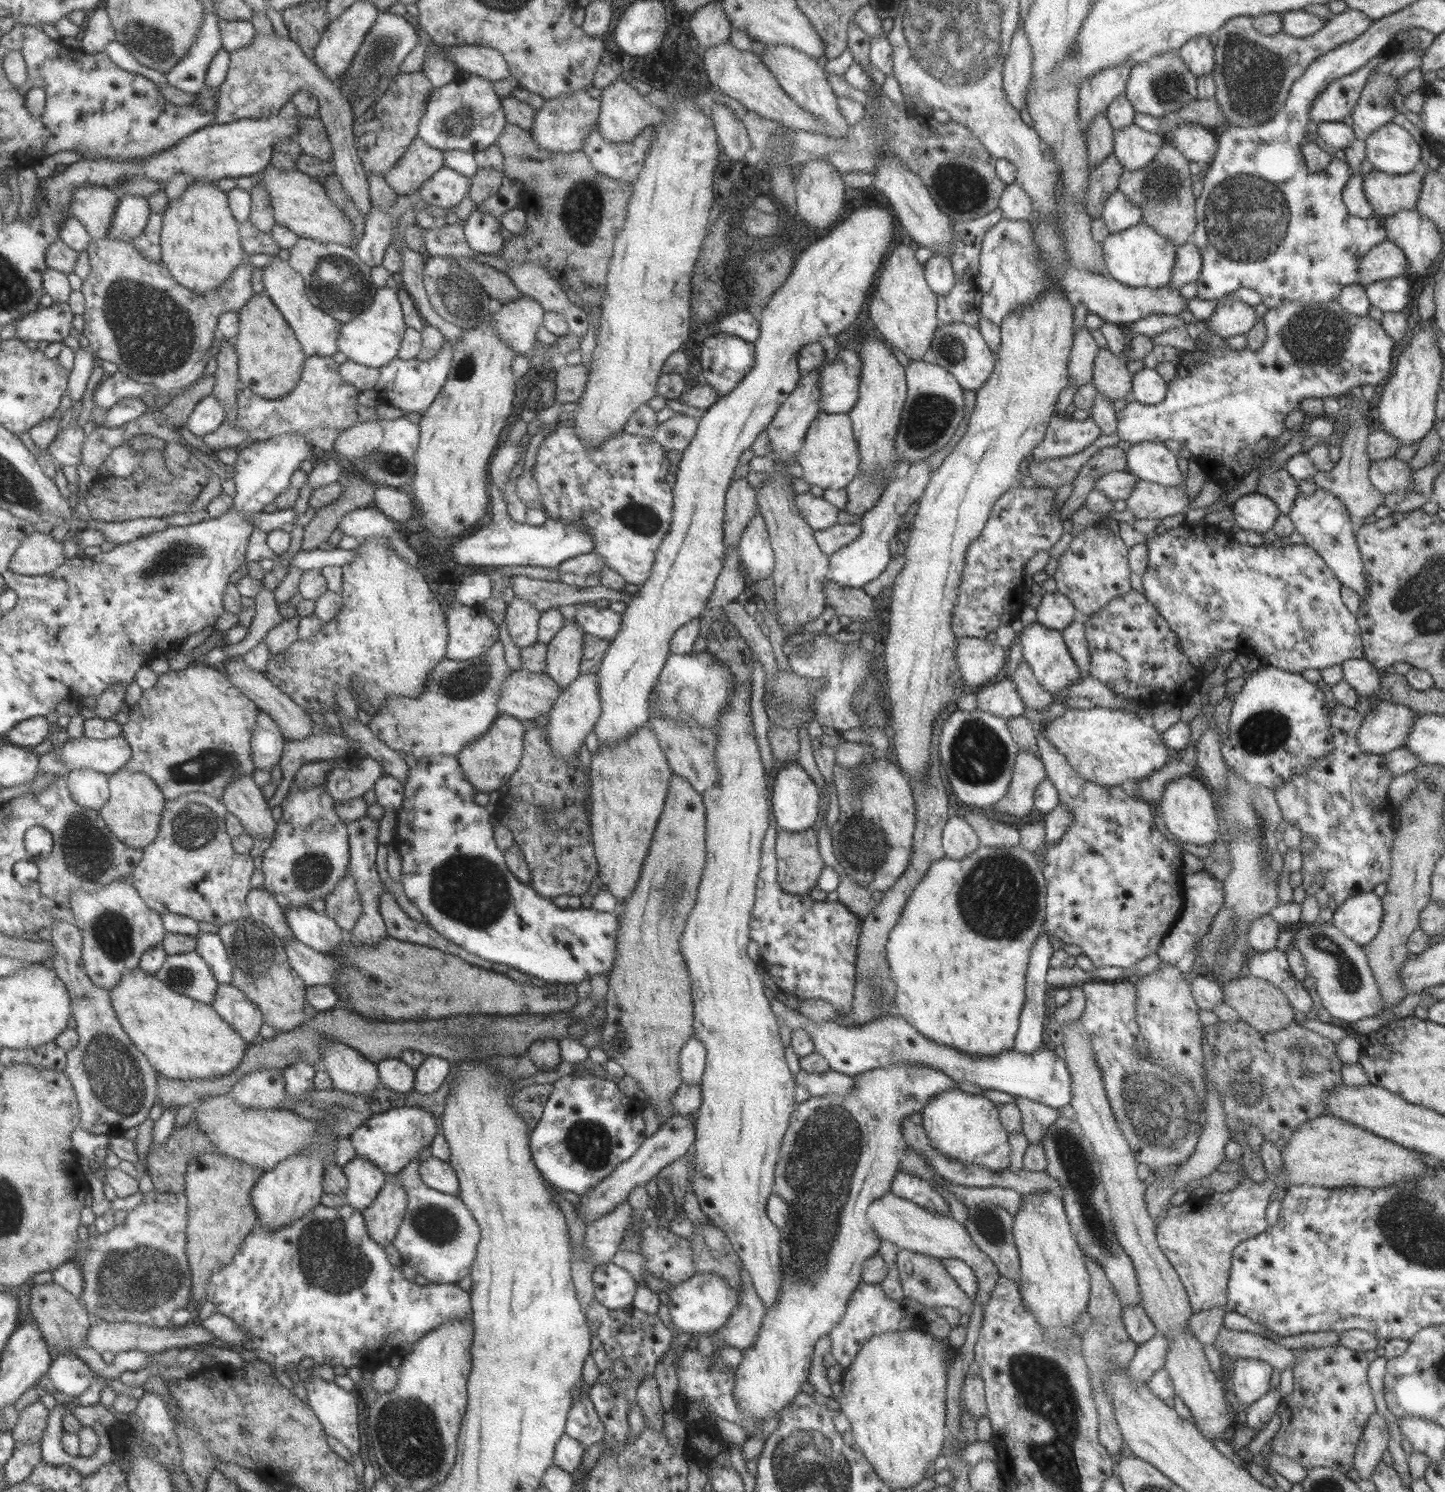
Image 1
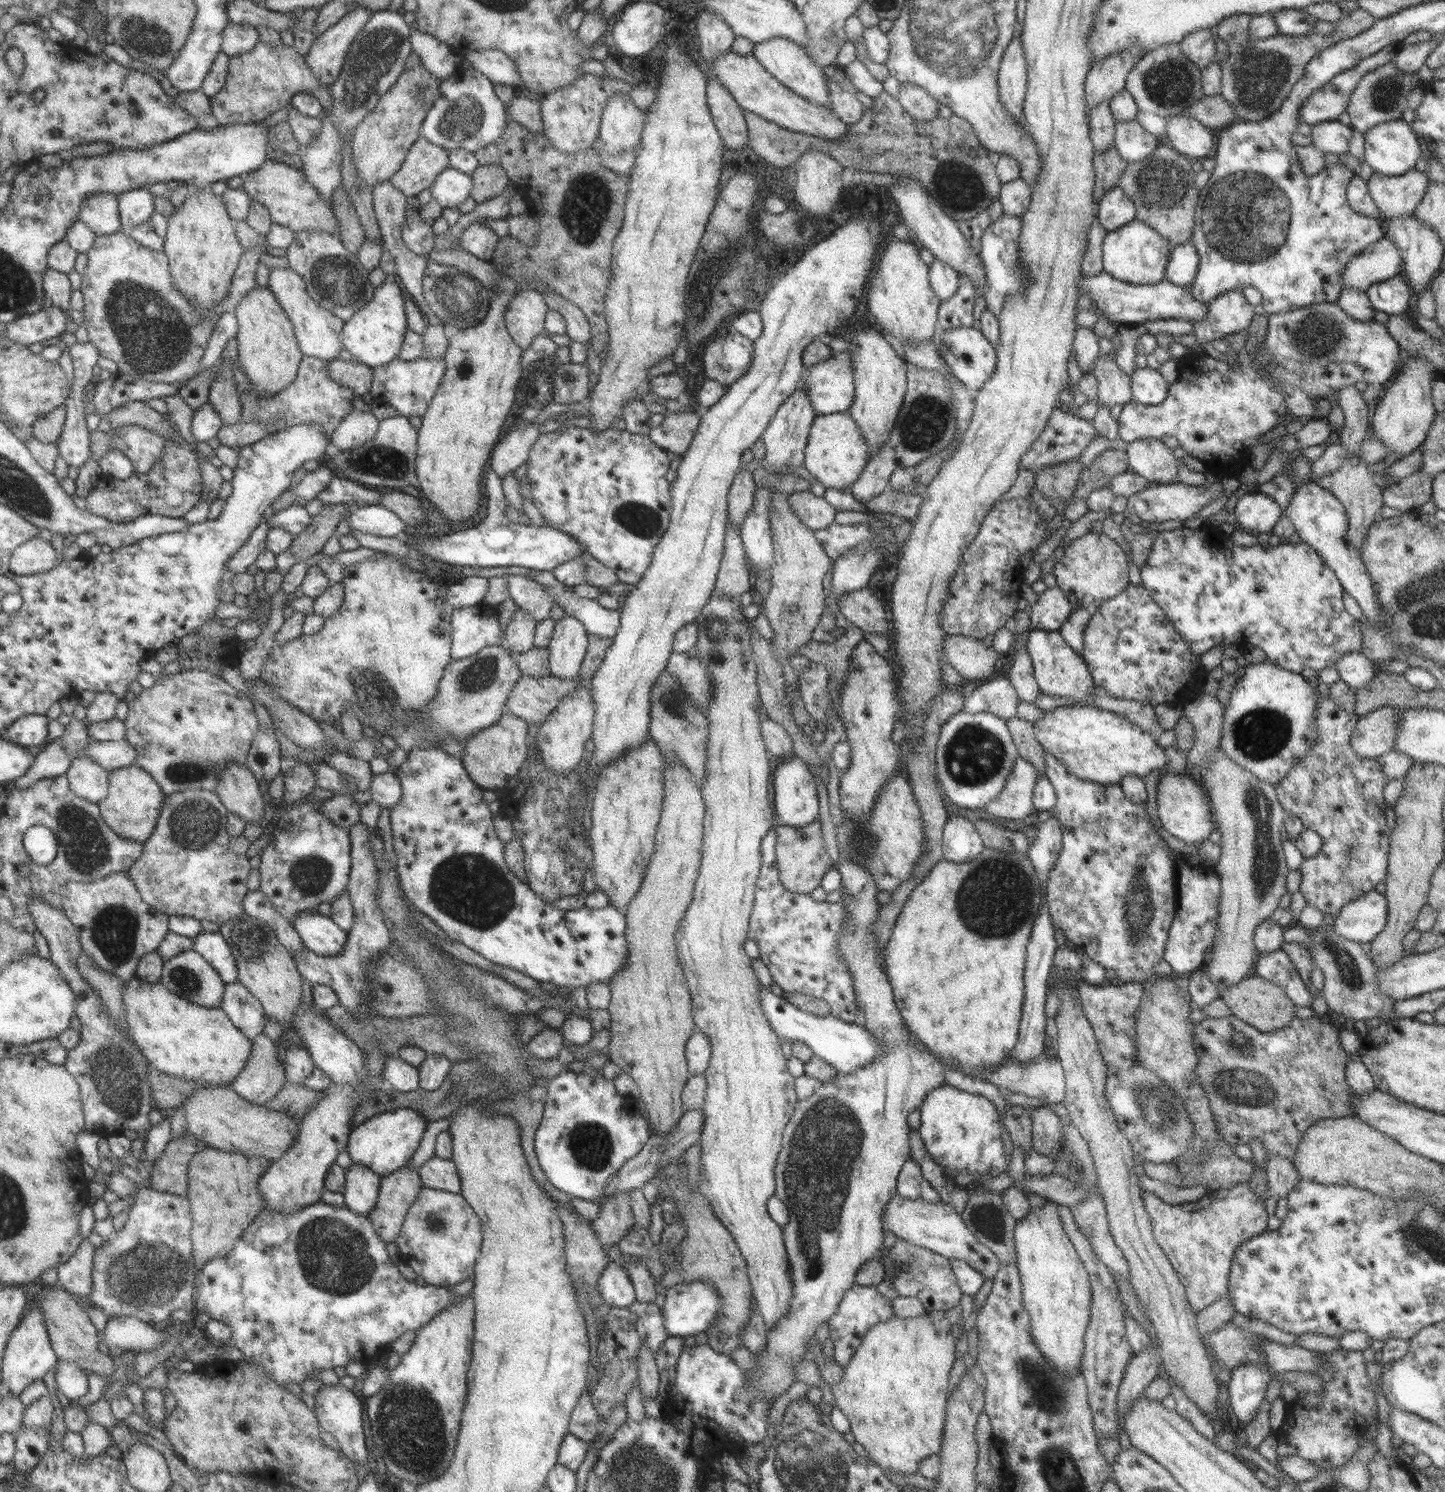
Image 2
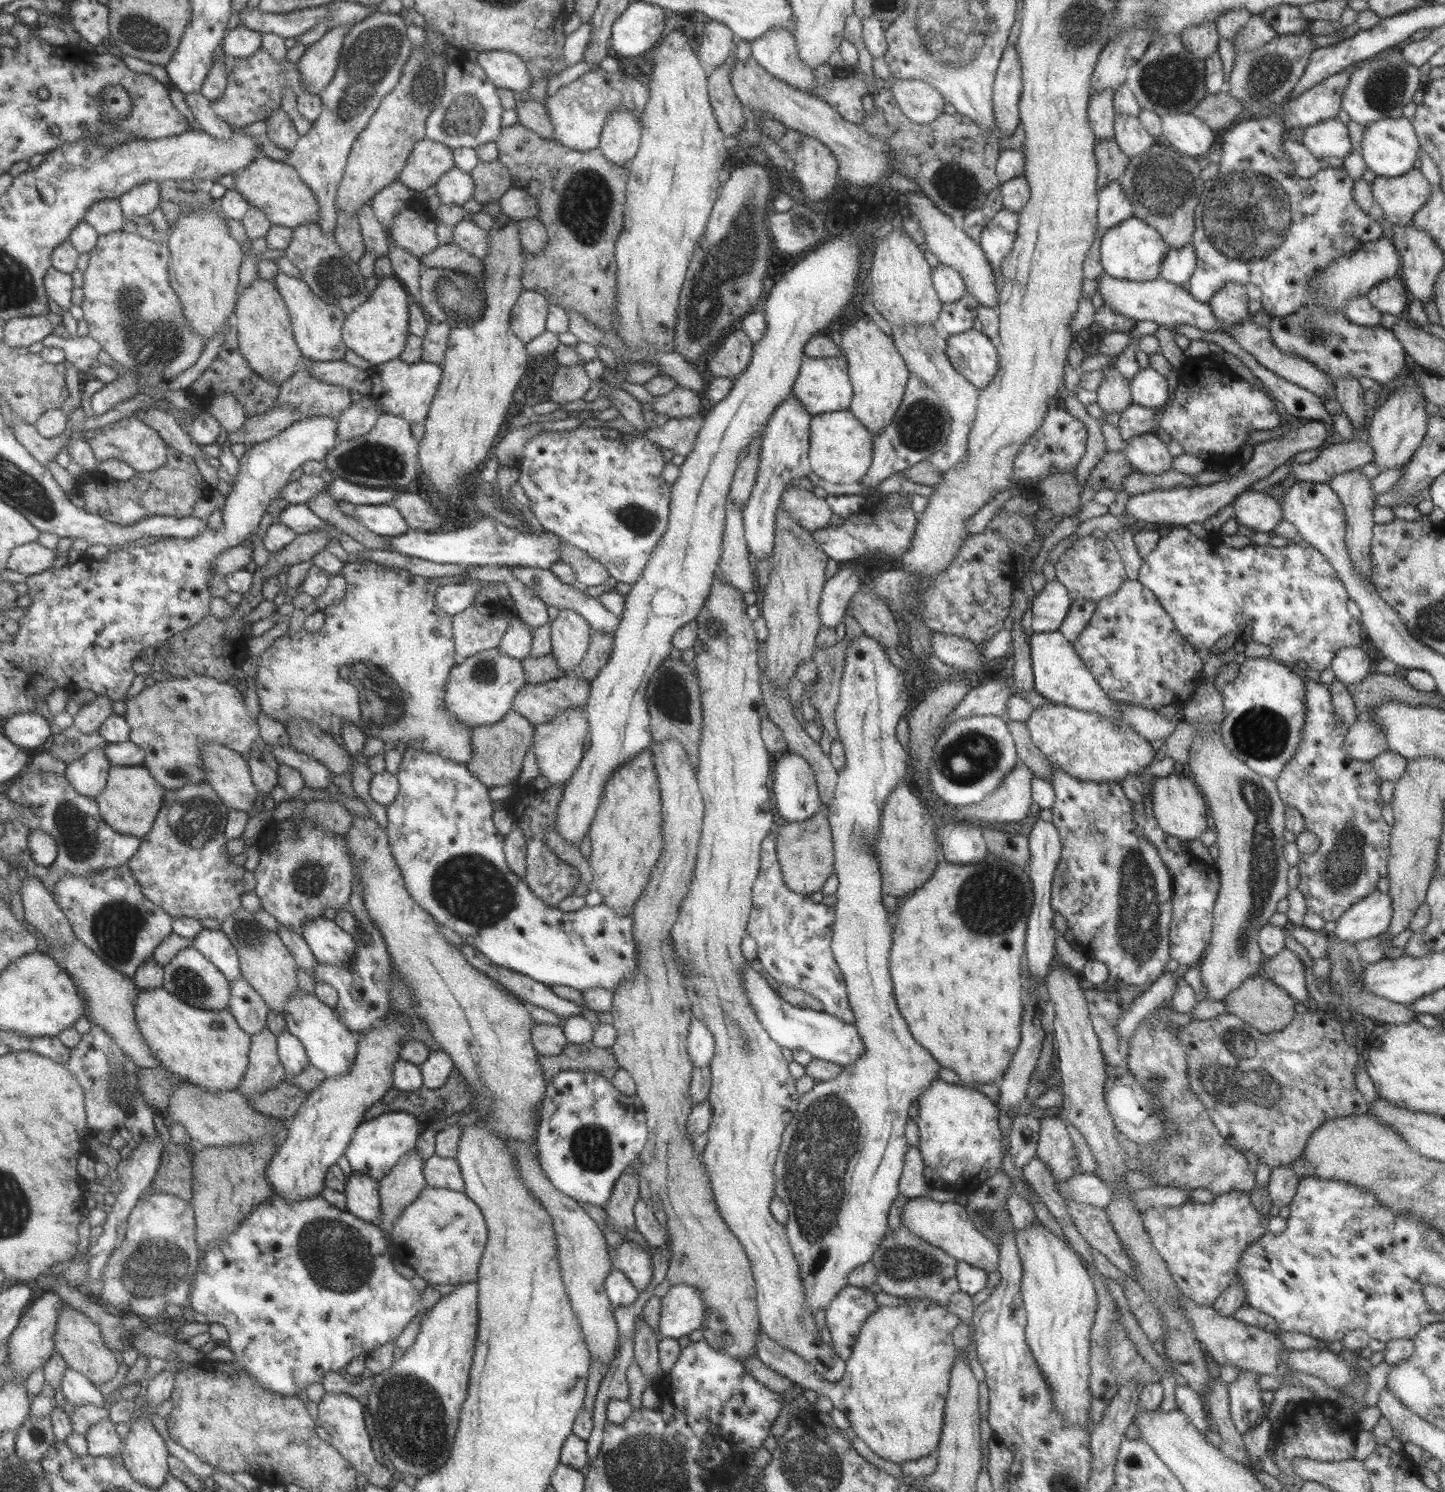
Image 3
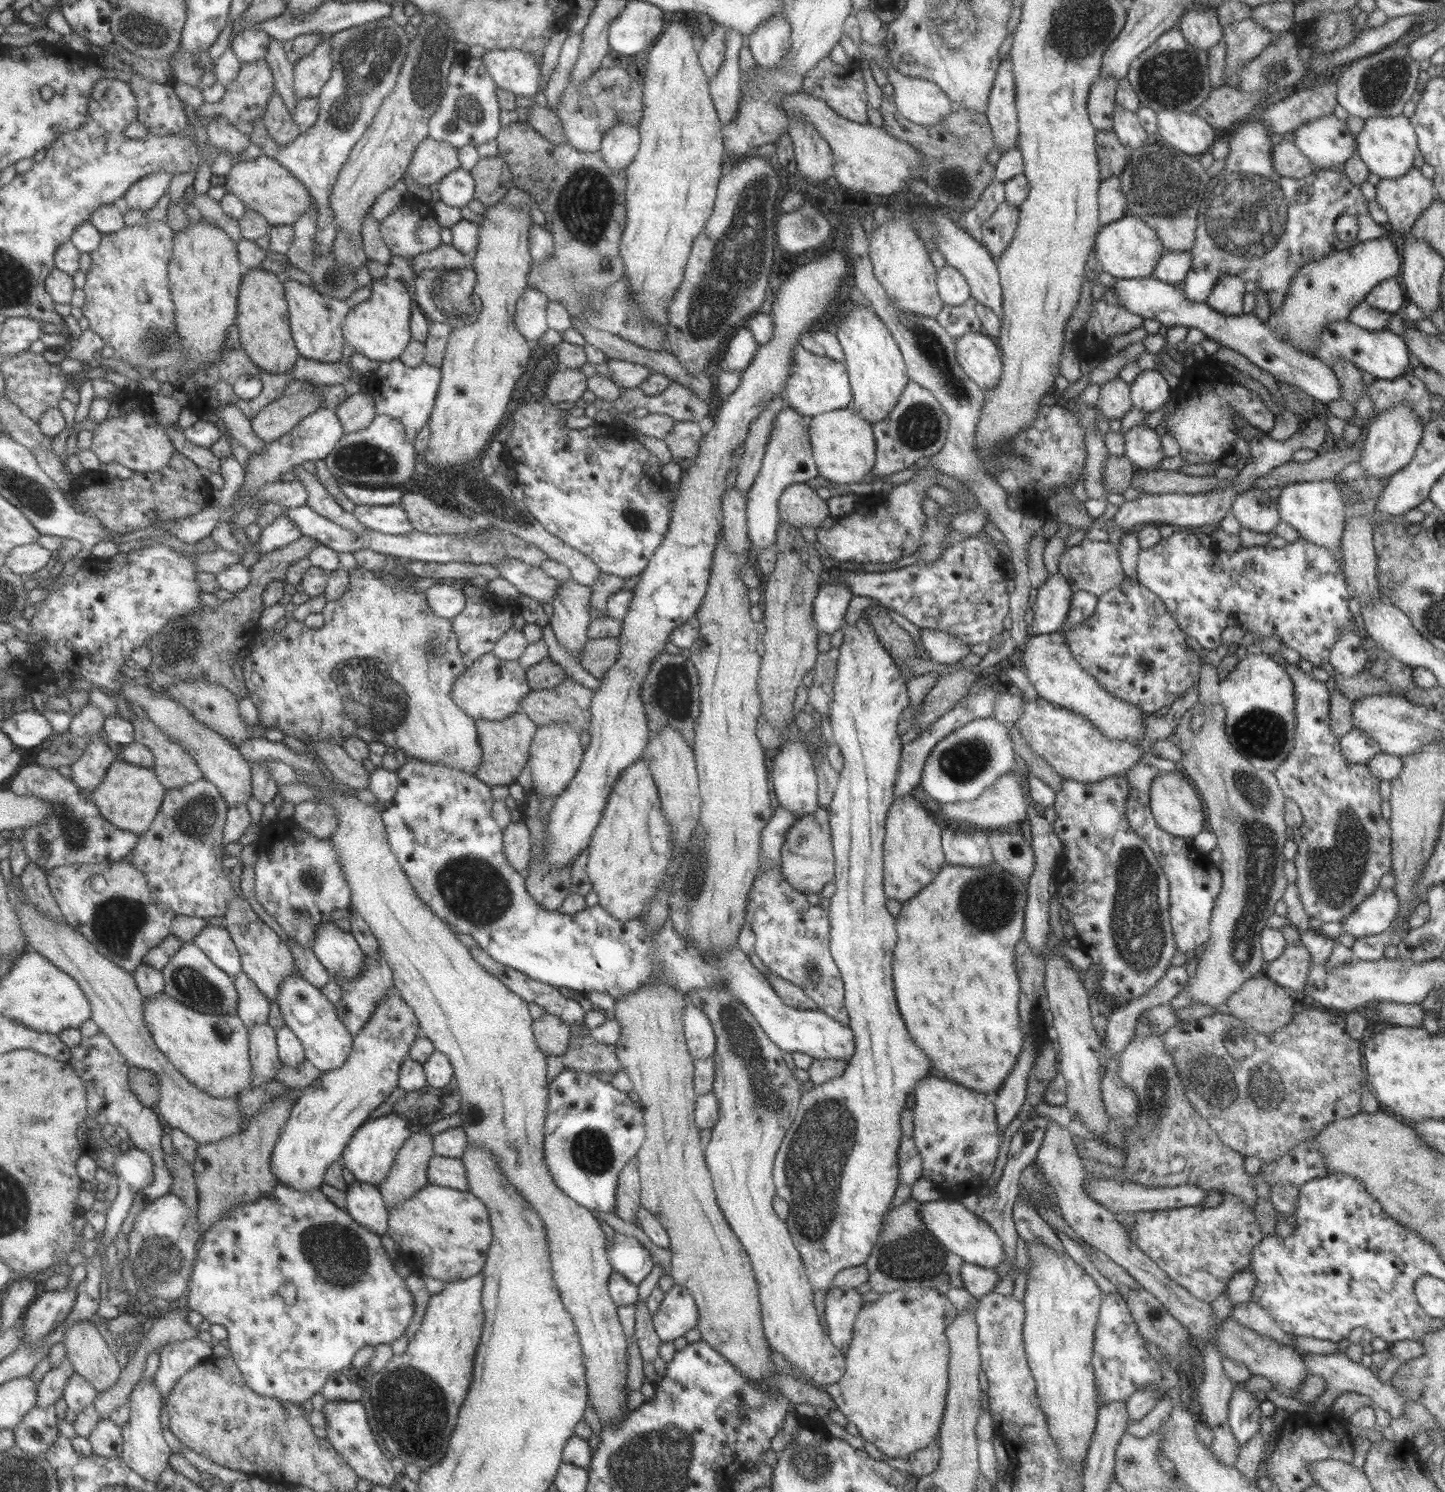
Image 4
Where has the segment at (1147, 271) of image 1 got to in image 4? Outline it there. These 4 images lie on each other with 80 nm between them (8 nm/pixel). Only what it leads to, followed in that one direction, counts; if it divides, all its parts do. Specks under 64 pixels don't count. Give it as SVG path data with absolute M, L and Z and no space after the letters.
M1126 215L1098 229L1095 239L1095 256L1102 271L1113 279L1141 279L1152 277L1153 269L1165 251L1157 233L1141 219Z

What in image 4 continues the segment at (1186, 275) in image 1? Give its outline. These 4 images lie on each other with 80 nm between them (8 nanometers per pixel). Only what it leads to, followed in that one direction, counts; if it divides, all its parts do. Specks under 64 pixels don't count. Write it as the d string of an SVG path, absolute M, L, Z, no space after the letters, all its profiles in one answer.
M1165 250L1153 269L1152 278L1171 285L1179 285L1185 279L1191 267L1192 254L1190 250Z

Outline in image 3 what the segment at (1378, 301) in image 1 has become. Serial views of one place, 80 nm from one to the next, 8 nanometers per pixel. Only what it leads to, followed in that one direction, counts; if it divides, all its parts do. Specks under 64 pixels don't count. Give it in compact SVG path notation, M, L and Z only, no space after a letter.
M1399 277L1389 278L1372 286L1366 292L1365 298L1373 308L1380 310L1383 314L1392 314L1395 317L1405 315L1409 303L1403 282Z

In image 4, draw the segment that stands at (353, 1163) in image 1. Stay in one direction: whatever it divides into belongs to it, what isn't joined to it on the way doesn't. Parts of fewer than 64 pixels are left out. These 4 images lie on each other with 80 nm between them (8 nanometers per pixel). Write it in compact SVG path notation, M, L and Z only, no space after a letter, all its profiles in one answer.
M354 1179L345 1190L345 1212L361 1227L382 1236L387 1234L388 1210L375 1185Z

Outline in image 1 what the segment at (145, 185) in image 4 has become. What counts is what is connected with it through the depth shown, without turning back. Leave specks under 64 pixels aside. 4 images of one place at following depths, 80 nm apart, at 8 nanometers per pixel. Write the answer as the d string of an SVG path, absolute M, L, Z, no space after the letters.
M121 195L117 214L109 229L108 236L113 240L133 242L145 228L150 211L145 198L135 195Z

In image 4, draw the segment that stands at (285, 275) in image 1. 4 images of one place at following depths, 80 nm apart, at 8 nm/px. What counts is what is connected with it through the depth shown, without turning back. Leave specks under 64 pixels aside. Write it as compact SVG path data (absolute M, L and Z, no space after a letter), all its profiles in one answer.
M292 279L282 281L282 285L288 306L291 336L298 354L319 362L339 362L345 343L345 339L342 337L342 322L352 307L369 298L370 285L359 287L345 300L321 296L315 292L315 289L311 289L305 284L299 284Z

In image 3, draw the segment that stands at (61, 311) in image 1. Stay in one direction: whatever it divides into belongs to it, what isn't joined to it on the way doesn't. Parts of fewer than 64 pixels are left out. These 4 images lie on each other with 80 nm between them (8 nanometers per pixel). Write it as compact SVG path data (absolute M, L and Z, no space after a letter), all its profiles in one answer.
M49 311L43 315L27 315L8 320L4 327L3 340L12 347L28 347L35 342L44 342L47 336L63 324L63 316Z

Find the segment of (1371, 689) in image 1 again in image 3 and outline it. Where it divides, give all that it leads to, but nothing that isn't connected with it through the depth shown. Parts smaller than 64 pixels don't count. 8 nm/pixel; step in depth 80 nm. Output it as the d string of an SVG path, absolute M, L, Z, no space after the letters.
M1359 647L1343 648L1331 658L1330 670L1337 681L1345 686L1361 683L1374 669L1375 659Z

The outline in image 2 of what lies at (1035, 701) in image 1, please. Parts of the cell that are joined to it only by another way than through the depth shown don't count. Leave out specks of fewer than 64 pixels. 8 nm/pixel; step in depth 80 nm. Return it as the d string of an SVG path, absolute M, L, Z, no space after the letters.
M1024 647L1010 656L1012 668L1009 670L1009 683L1013 686L1018 700L1033 703L1040 693L1032 672L1032 662Z

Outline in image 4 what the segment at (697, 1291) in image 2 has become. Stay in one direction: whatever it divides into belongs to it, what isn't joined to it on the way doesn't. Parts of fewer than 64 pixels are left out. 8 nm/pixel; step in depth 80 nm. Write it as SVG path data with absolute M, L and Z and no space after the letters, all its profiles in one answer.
M667 1283L652 1325L660 1342L669 1342L695 1328L699 1315L691 1293L682 1286Z

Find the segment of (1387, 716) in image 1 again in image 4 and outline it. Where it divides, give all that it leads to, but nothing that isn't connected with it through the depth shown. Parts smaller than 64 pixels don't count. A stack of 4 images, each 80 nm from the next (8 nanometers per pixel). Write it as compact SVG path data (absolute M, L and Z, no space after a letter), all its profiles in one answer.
M1355 727L1340 737L1339 750L1341 750L1343 760L1348 763L1366 764L1373 759L1373 756L1381 753L1378 744L1373 742L1373 738L1369 738L1367 733Z

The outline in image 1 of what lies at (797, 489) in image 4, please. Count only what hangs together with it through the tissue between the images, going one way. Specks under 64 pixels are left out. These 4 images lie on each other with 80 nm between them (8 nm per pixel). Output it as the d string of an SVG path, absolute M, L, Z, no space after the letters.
M805 492L795 495L795 506L802 519L814 530L823 530L837 523L839 509L823 497L811 495Z

